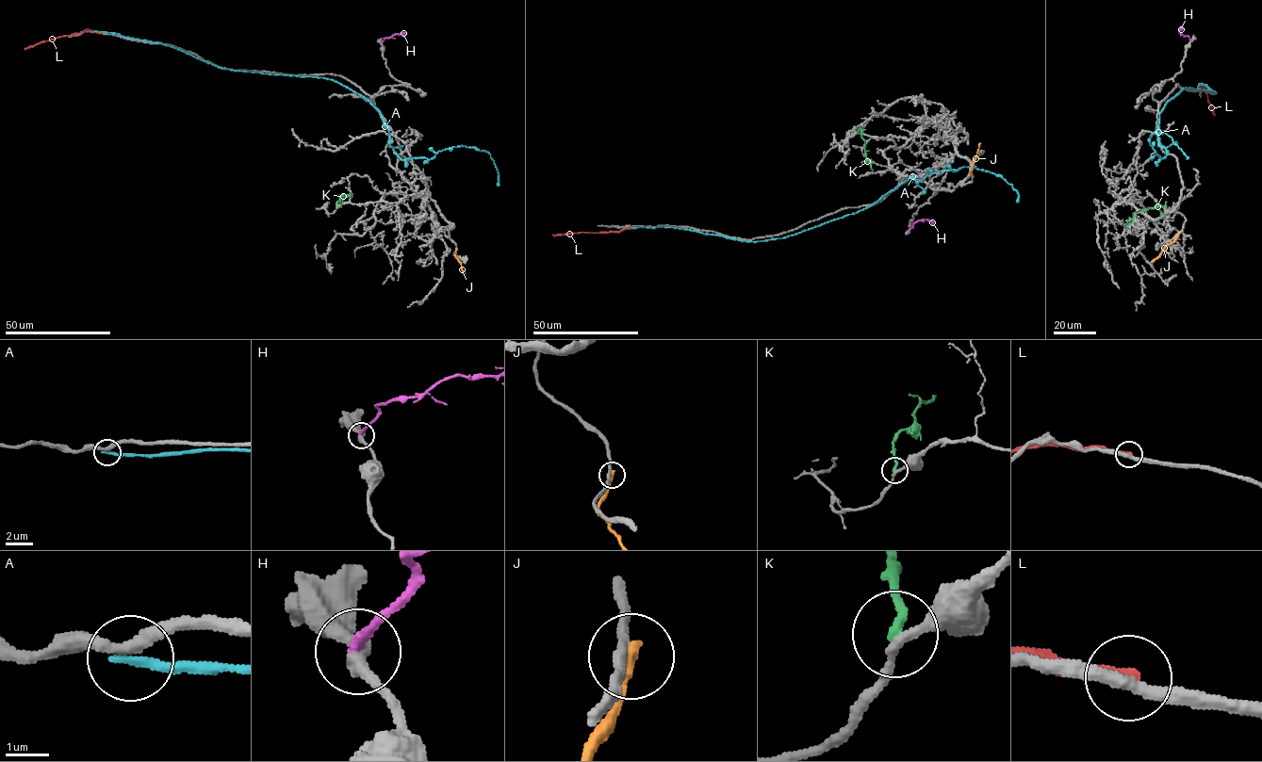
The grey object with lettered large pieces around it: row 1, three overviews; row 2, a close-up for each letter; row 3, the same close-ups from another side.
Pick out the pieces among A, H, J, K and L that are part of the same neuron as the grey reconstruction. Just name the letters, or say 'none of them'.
none of them

